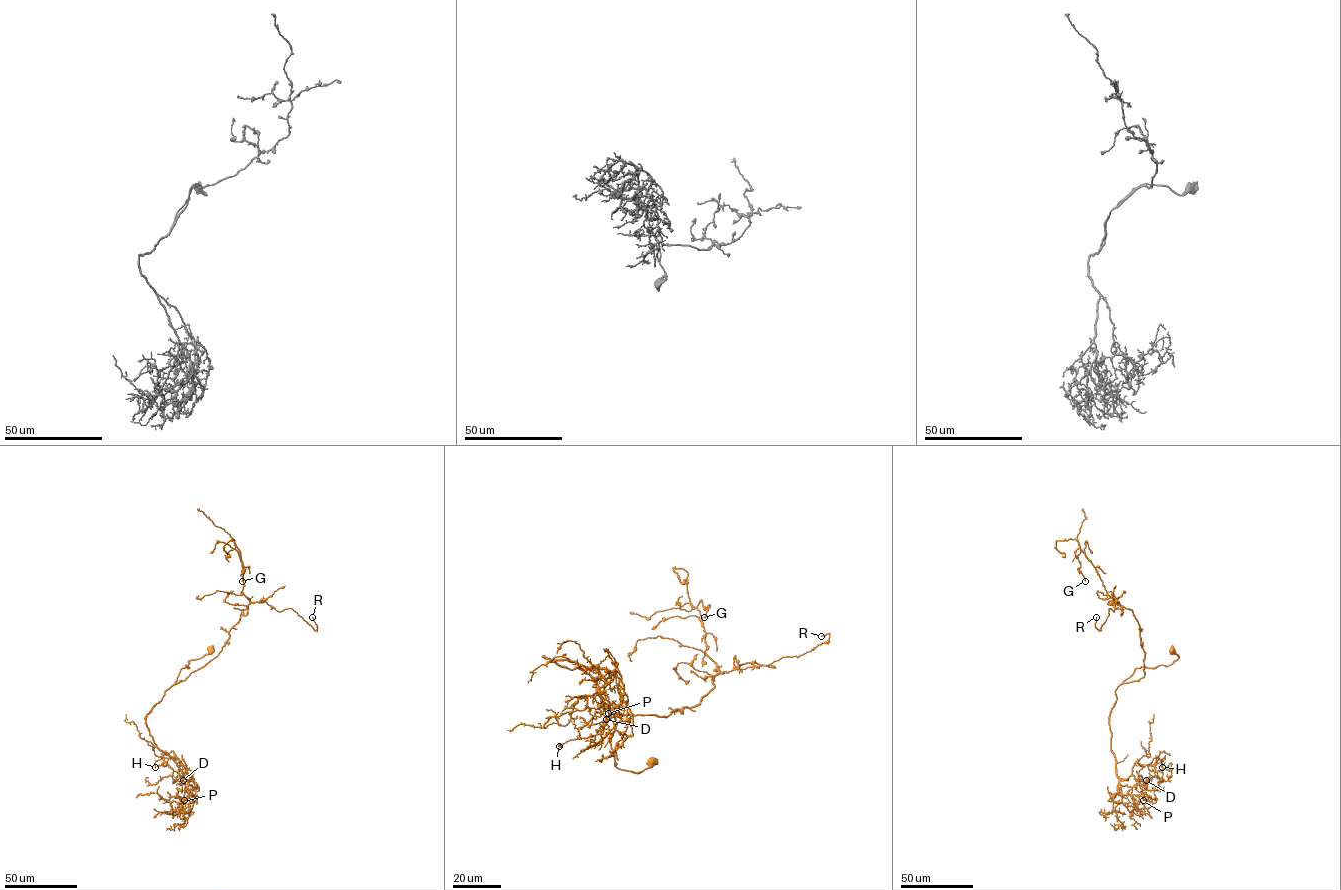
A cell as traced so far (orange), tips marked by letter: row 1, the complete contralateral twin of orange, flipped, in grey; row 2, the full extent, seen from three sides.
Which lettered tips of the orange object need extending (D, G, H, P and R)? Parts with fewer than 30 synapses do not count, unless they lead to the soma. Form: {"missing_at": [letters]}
{"missing_at": []}

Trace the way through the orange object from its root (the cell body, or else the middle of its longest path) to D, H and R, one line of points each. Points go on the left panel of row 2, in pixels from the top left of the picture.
D: (211, 650), (181, 669), (146, 719), (156, 746), (188, 780), (192, 775), (192, 781), (179, 784), (183, 780)
H: (211, 650), (181, 669), (146, 719), (154, 742), (192, 780), (177, 757), (162, 757), (155, 767)
R: (211, 650), (190, 660), (174, 683), (218, 654), (251, 603), (291, 608), (316, 630), (312, 617)

